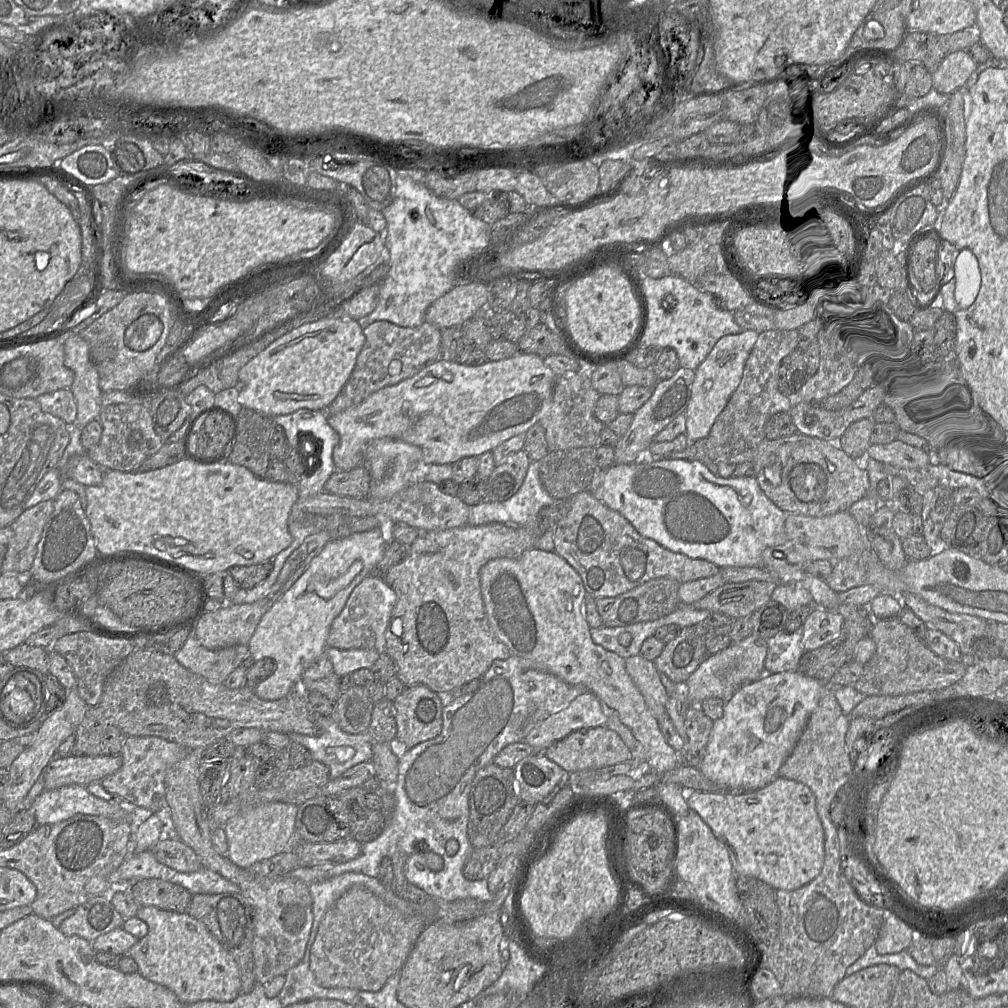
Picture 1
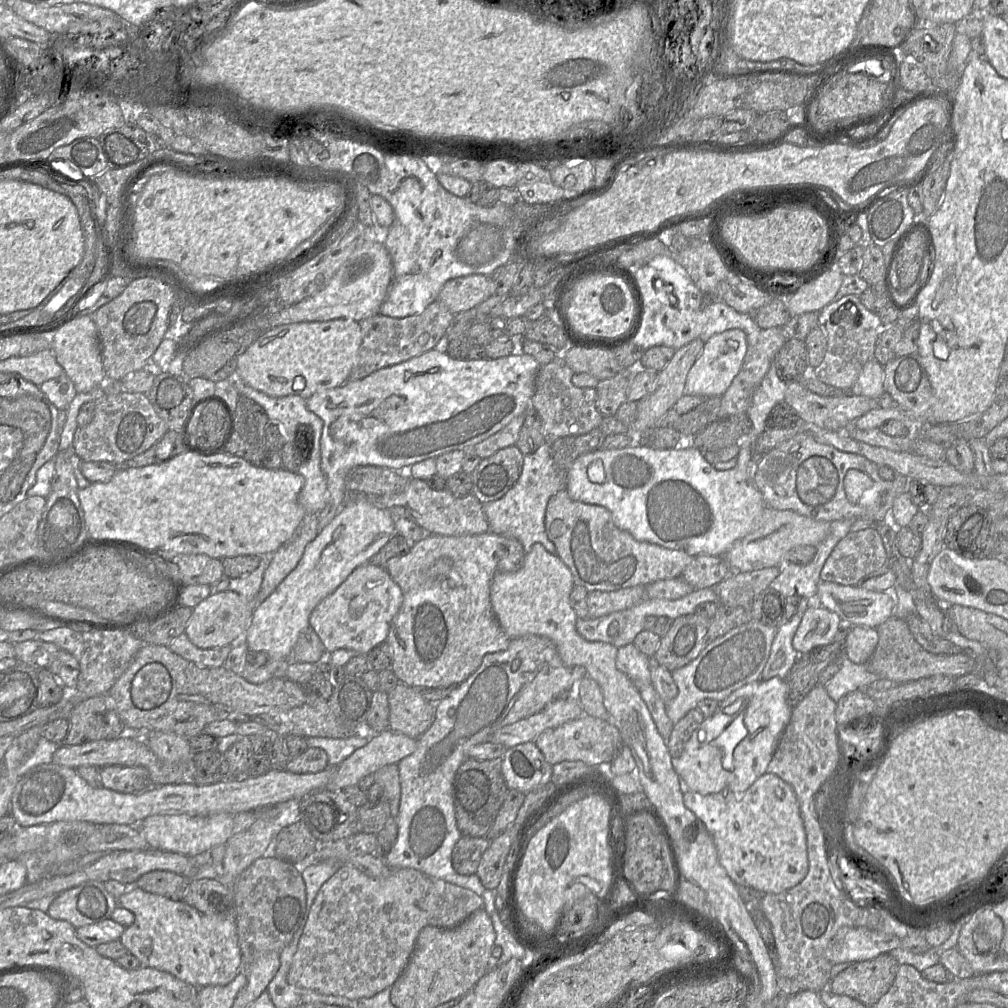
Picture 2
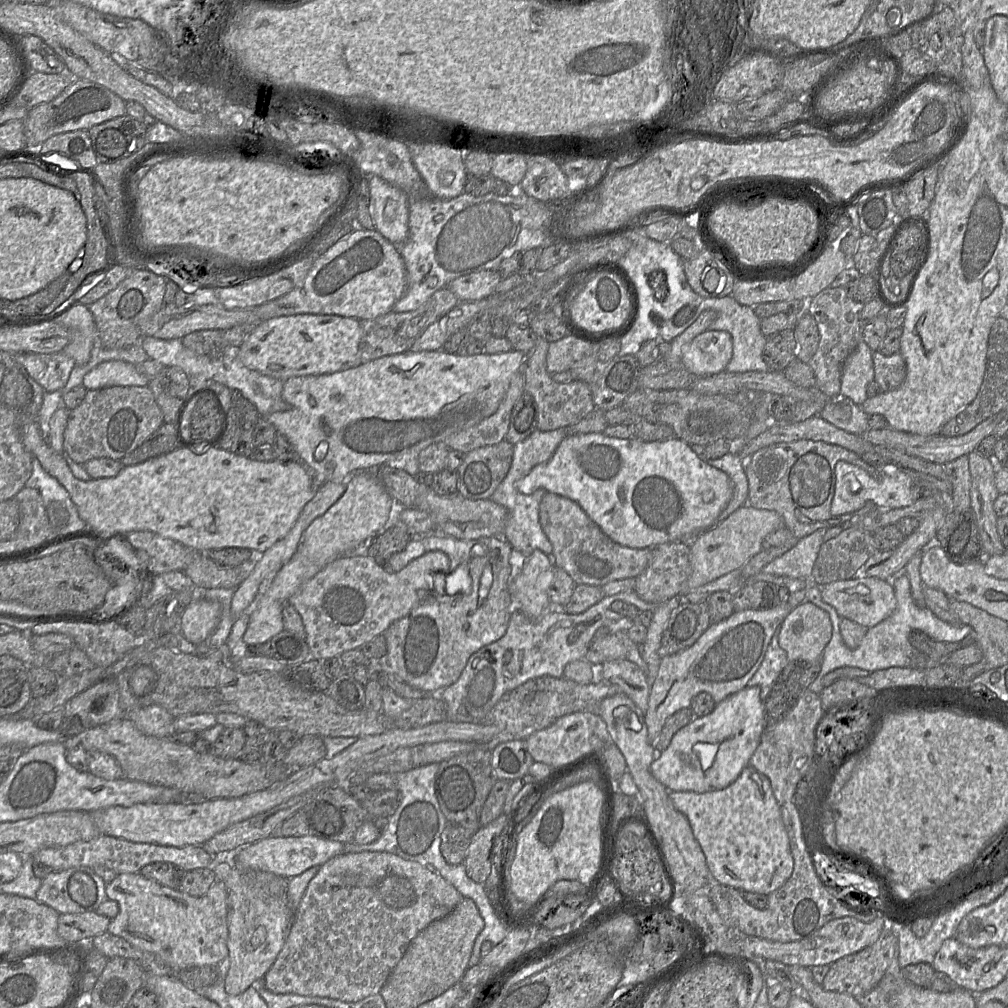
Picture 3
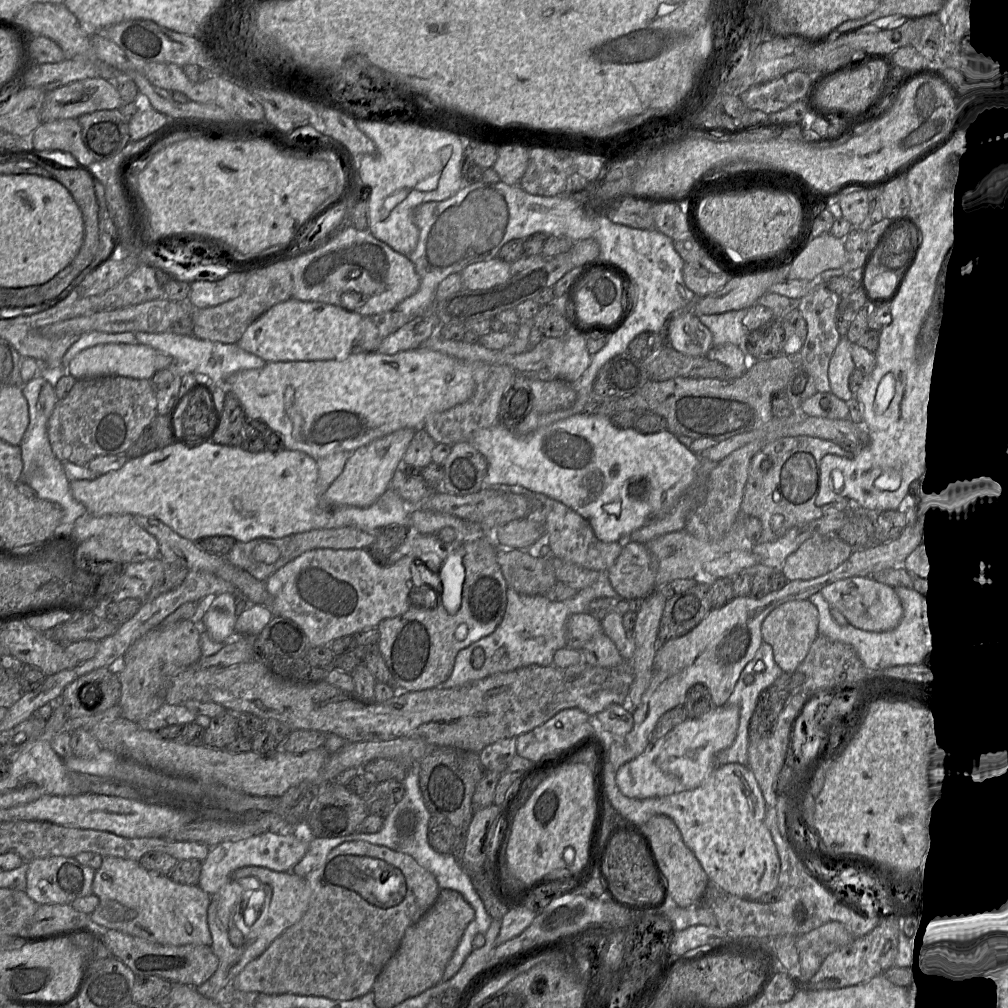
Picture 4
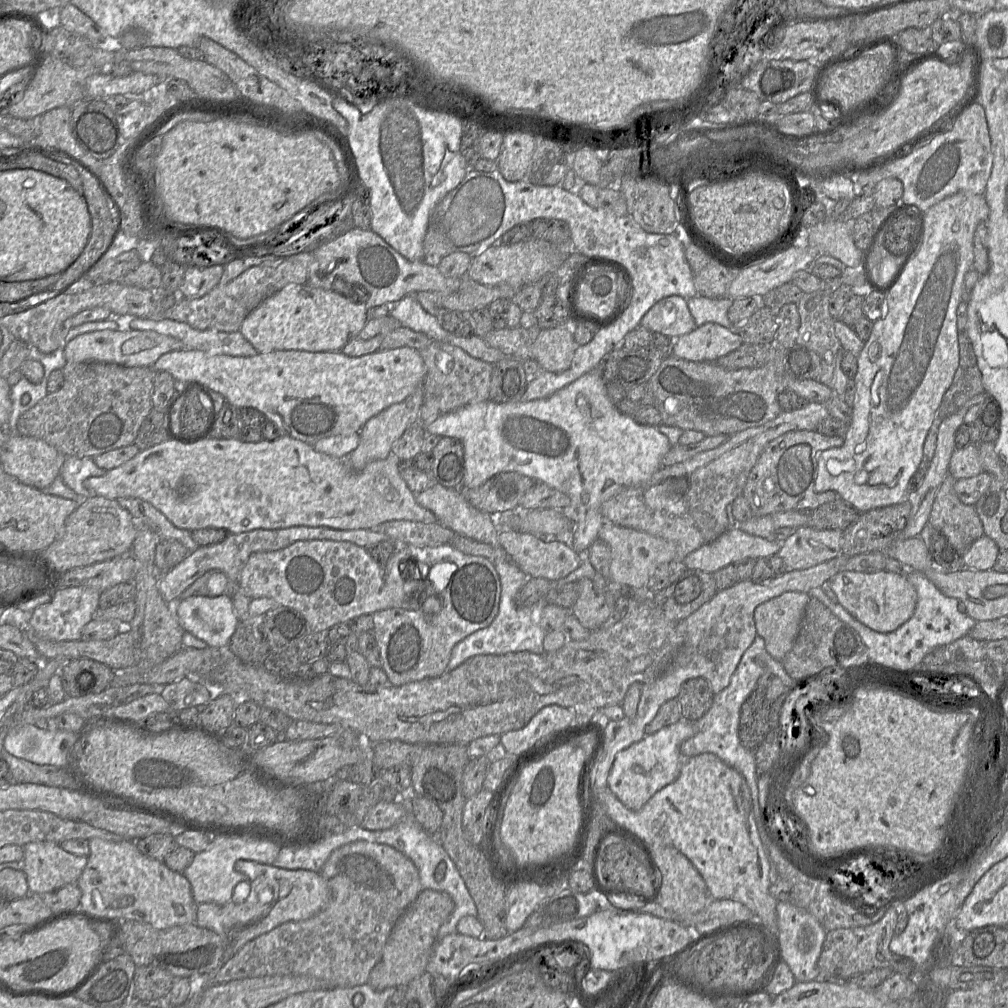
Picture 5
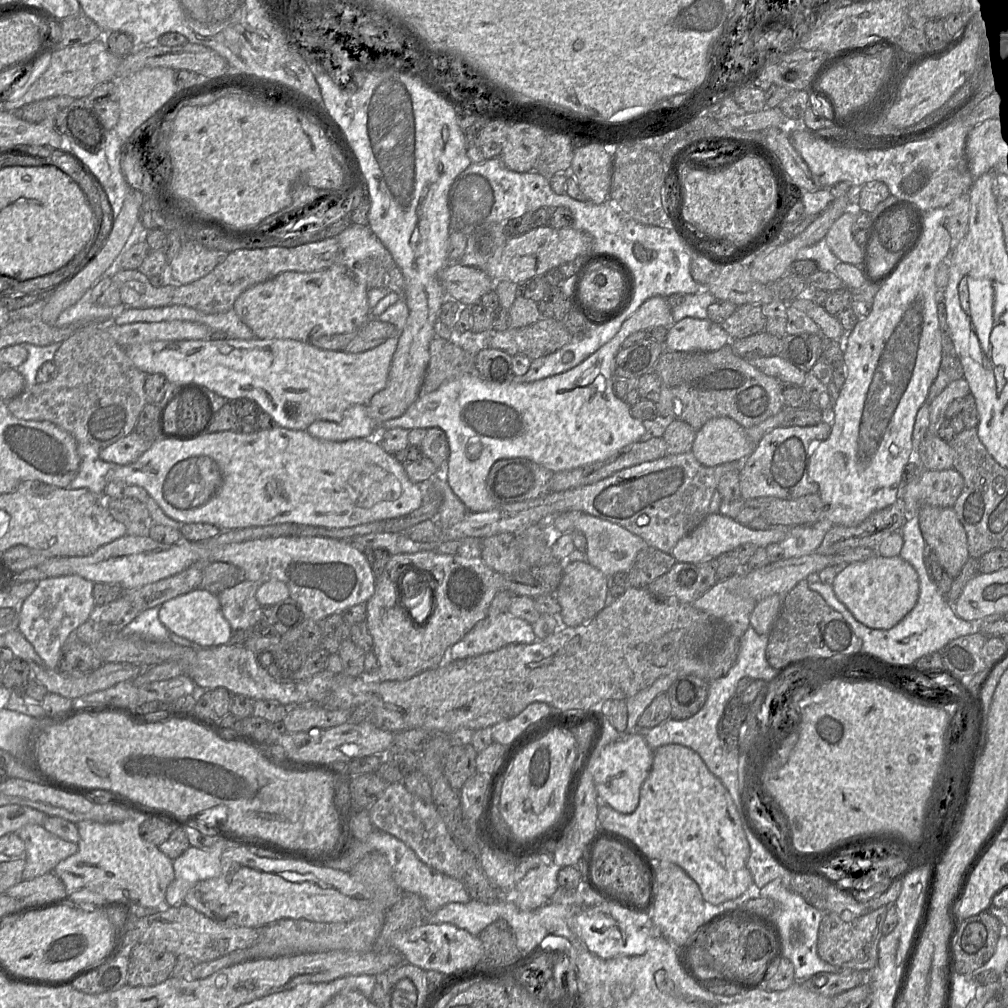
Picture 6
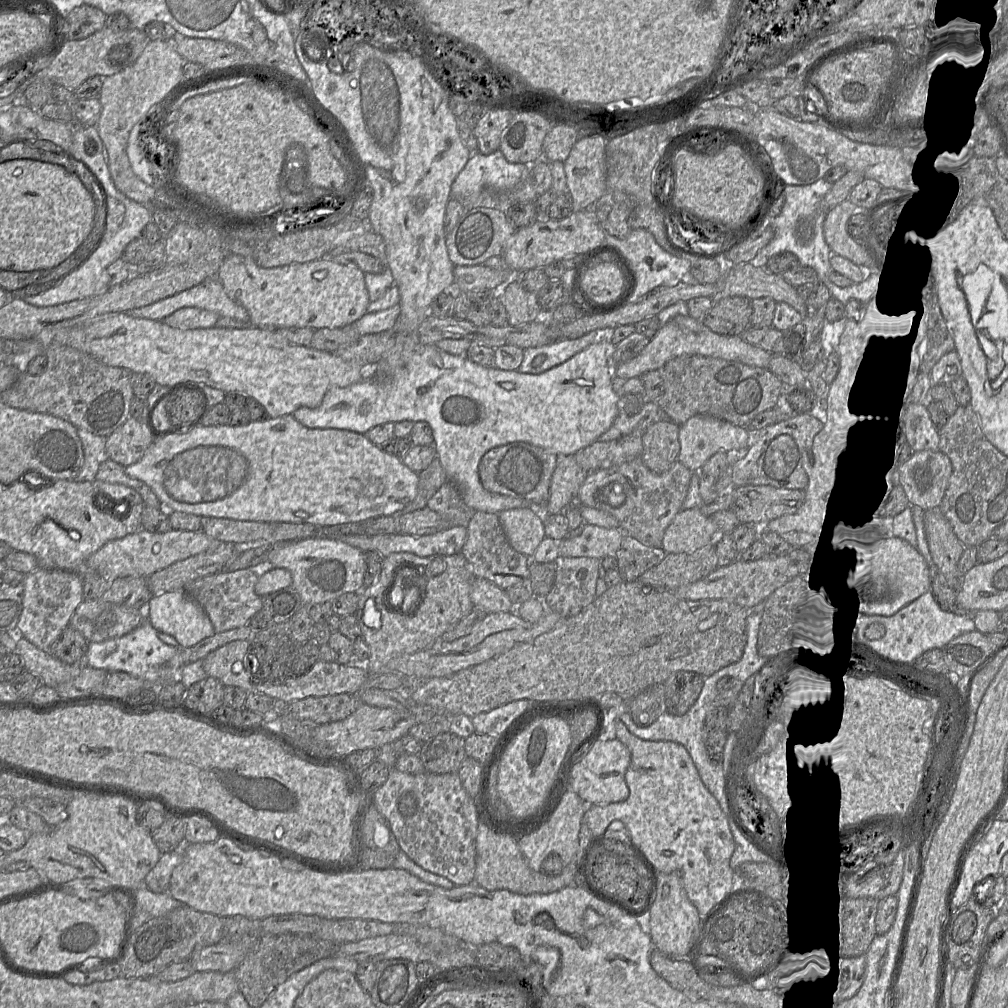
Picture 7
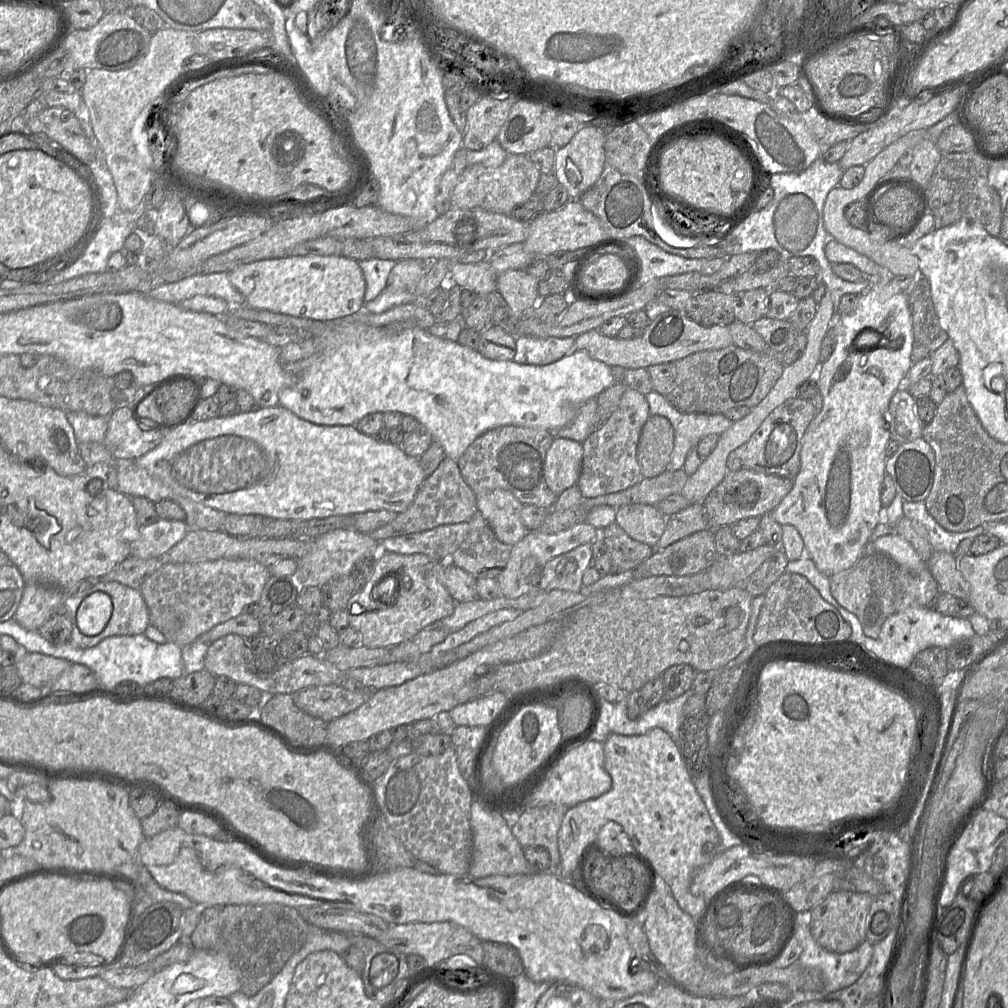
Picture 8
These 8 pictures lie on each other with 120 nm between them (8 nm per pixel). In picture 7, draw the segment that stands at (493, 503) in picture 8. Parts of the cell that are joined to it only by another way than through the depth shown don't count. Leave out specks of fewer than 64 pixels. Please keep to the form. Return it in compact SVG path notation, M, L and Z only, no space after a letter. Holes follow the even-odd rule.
M526 506L504 510L498 517L511 546L531 558L546 537L541 511Z

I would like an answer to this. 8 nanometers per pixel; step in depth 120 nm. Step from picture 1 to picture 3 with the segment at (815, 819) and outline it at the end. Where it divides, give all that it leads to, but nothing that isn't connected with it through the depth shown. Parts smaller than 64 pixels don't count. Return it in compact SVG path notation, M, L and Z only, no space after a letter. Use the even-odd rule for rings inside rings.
M752 766L745 767L728 787L710 792L670 791L675 808L688 819L693 834L705 855L710 874L720 884L742 892L768 895L791 876L794 861L789 836L769 778Z

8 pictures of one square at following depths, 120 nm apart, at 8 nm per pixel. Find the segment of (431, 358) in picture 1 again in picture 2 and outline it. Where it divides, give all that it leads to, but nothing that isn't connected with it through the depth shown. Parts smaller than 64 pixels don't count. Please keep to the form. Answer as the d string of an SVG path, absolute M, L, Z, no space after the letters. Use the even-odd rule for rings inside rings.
M435 300L418 315L393 318L377 314L360 321L362 343L357 362L348 380L363 379L379 369L399 364L440 347L441 340L453 322L454 316L444 305Z

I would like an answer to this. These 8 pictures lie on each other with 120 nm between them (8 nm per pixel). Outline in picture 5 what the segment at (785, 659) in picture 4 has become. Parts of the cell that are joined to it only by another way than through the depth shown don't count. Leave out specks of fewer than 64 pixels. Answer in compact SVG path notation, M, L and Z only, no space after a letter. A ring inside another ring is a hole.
M786 592L755 609L757 635L764 640L767 652L777 661L791 650L809 598L807 593Z

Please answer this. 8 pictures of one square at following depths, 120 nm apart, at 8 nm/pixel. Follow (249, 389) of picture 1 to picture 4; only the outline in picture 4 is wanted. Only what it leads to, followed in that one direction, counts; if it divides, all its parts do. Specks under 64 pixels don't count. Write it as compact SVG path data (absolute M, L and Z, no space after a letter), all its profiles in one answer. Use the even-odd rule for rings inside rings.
M292 297L252 322L237 344L265 362L343 359L358 349L362 319L360 314L341 306Z

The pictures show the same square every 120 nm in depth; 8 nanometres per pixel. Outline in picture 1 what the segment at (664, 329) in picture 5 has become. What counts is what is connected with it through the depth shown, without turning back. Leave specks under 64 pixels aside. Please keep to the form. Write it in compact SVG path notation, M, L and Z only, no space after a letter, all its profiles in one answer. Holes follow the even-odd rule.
M743 330L739 334L723 336L695 370L696 375L685 412L687 420L686 435L690 441L697 441L710 435L717 417L724 410L741 382L746 362L758 336L759 332L754 330Z

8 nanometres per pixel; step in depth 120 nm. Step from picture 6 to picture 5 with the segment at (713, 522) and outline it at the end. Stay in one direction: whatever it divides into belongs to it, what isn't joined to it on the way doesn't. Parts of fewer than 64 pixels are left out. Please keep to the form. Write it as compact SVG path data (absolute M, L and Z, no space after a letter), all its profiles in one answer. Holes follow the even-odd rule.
M734 526L730 527L721 536L700 548L687 554L682 562L688 569L701 570L704 572L715 573L717 570L737 562L747 559L769 558L779 552L780 542L767 540L758 536L750 535Z

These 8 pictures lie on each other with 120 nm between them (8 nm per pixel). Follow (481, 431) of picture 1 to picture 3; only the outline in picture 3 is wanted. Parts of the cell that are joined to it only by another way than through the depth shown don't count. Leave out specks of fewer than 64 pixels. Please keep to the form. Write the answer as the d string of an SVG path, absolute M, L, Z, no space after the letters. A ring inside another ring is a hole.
M442 349L417 352L407 351L393 354L332 374L289 378L283 382L282 396L291 406L291 409L283 412L274 412L268 416L261 417L273 424L278 434L284 436L290 442L296 452L297 459L312 472L315 490L315 486L321 486L326 481L346 483L347 479L354 472L375 469L381 465L400 465L402 461L406 460L407 456L418 455L429 445L444 442L447 437L468 429L491 416L499 408L509 388L512 376L520 370L525 359L526 355L515 349L499 354L483 353L477 355L454 355Z

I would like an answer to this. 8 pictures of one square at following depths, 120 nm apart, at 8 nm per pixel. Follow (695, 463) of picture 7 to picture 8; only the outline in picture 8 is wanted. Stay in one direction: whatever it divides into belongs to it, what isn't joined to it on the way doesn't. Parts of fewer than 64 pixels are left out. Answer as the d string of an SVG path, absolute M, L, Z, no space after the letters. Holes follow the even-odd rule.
M684 414L674 428L674 446L669 469L683 469L688 453L695 449L700 440L708 435L721 435L733 422L722 414Z

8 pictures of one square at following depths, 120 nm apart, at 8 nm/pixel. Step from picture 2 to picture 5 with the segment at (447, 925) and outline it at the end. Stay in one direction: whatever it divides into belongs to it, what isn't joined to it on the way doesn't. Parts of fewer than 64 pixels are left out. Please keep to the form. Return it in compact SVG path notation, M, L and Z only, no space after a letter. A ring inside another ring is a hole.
M355 841L334 850L320 871L325 879L329 890L329 901L327 905L311 918L283 923L271 931L258 936L245 944L232 958L217 969L215 973L209 975L212 983L226 983L232 980L243 978L254 978L272 975L306 975L318 978L326 982L329 988L354 987L366 984L373 967L380 961L387 939L404 911L415 901L422 891L419 872L414 863L403 853L386 844L372 843L366 841Z

